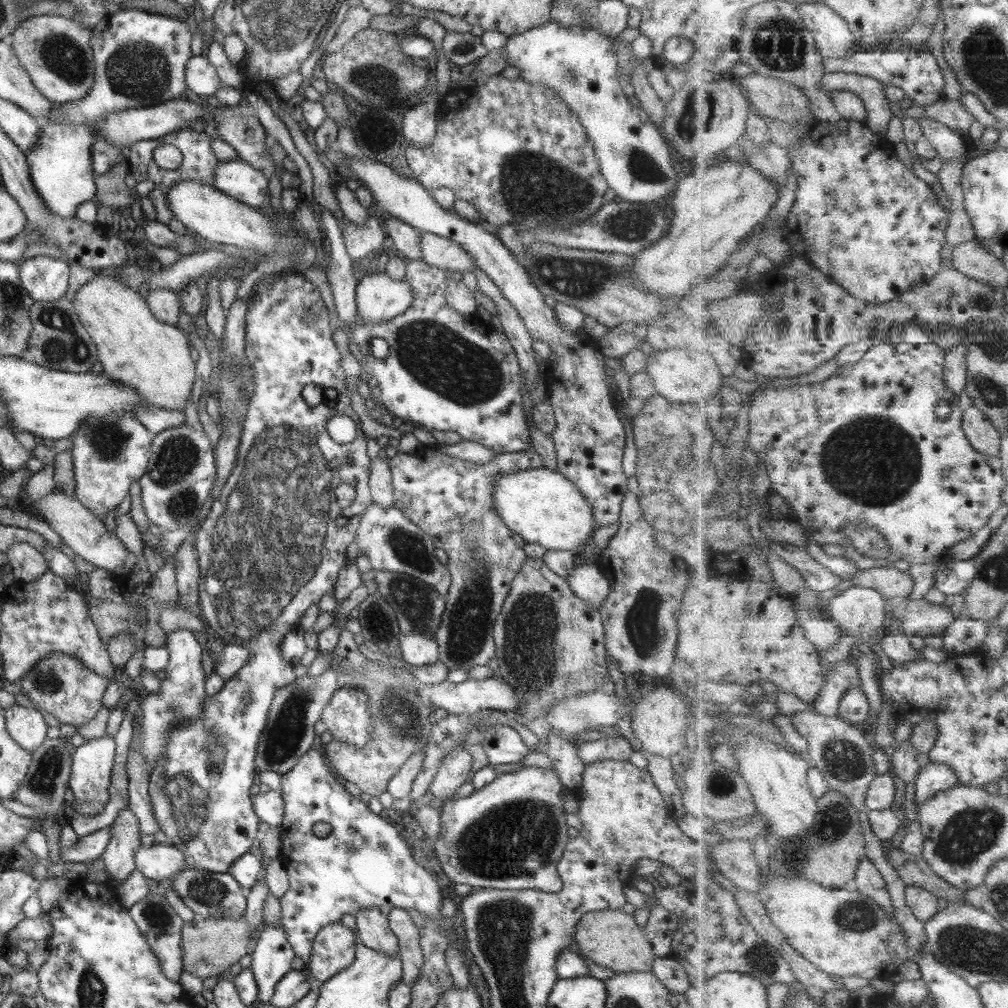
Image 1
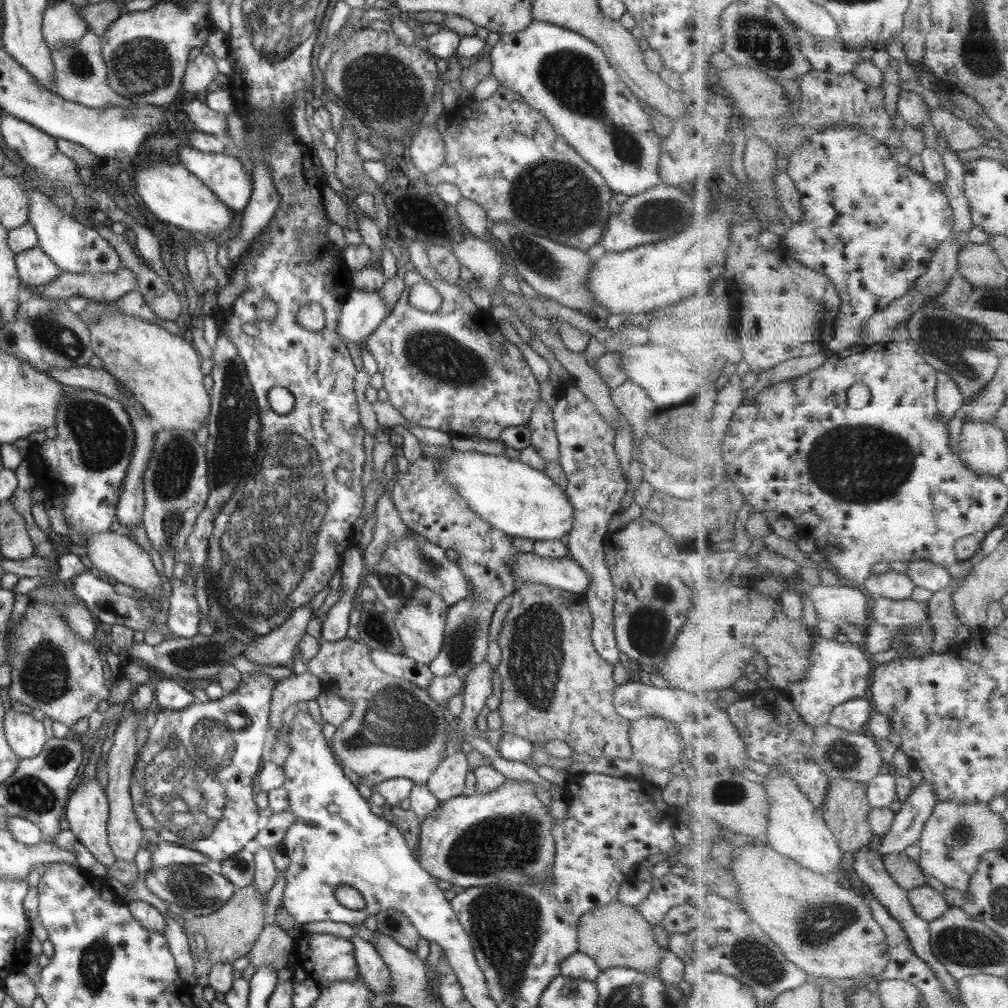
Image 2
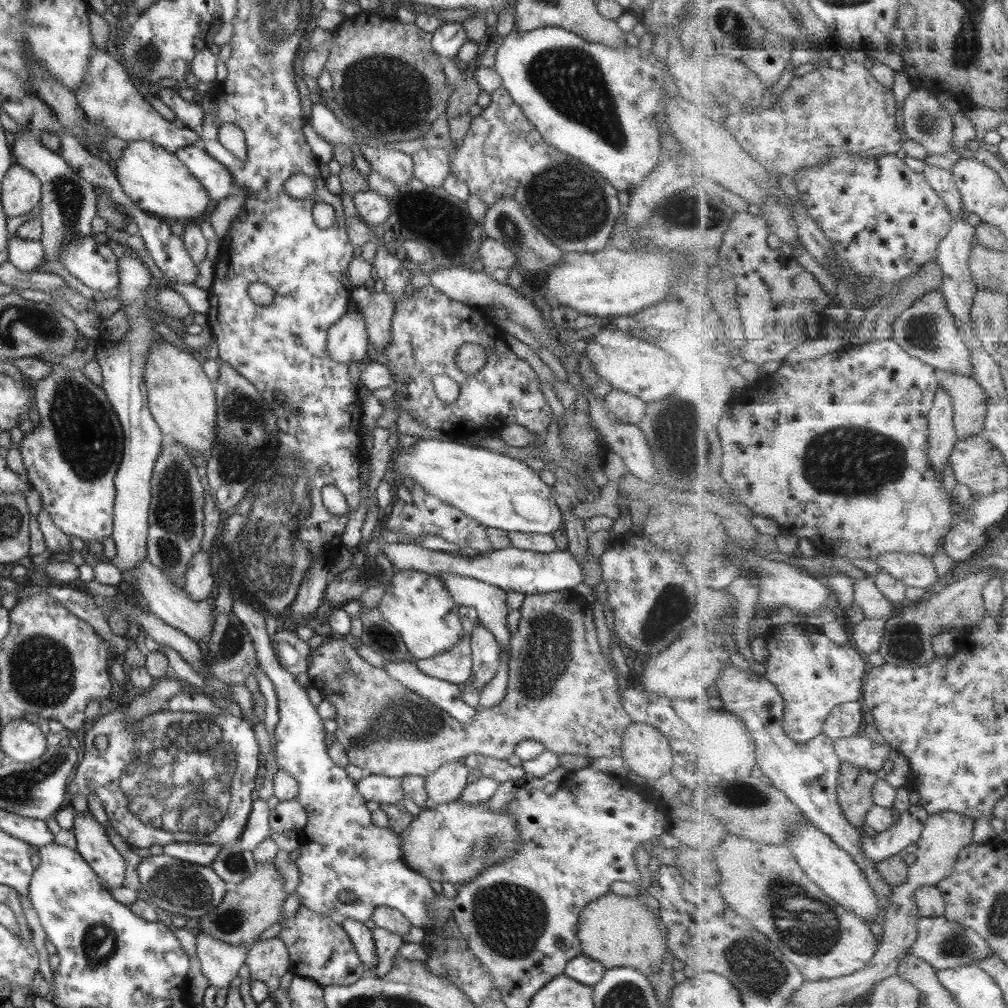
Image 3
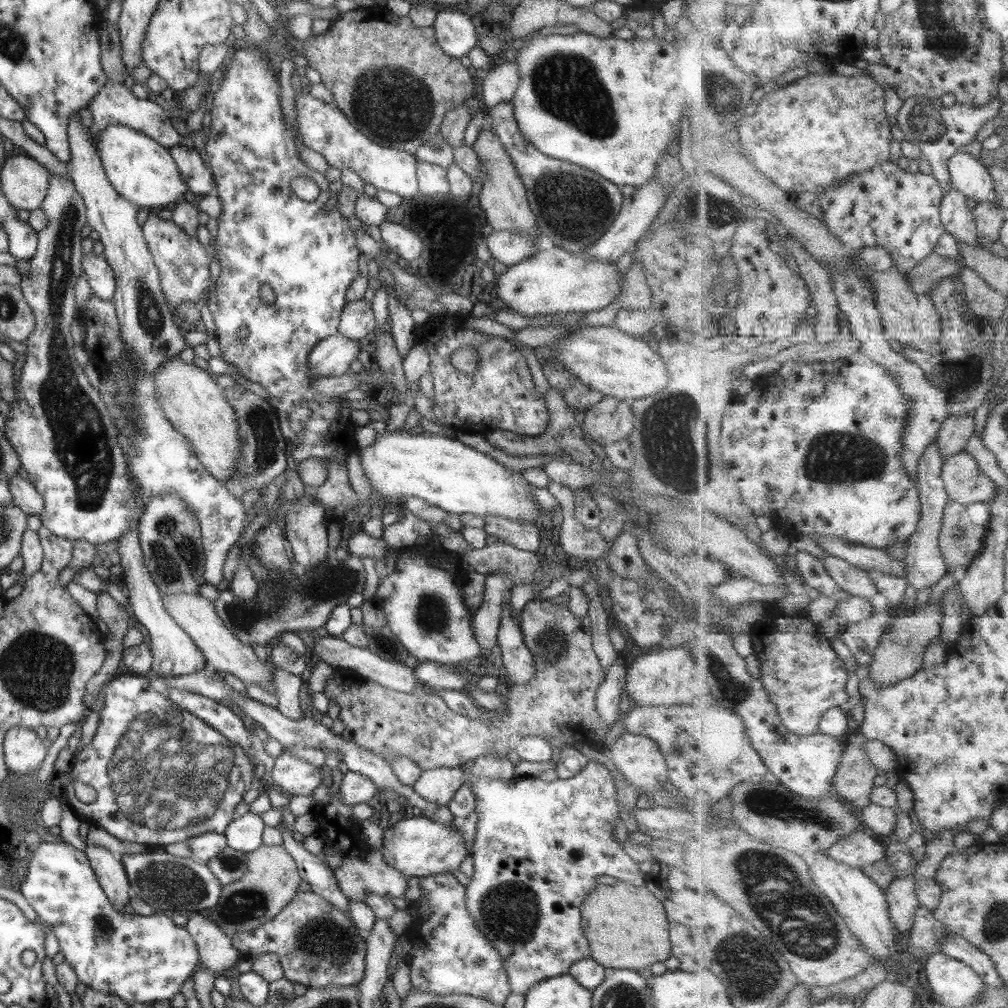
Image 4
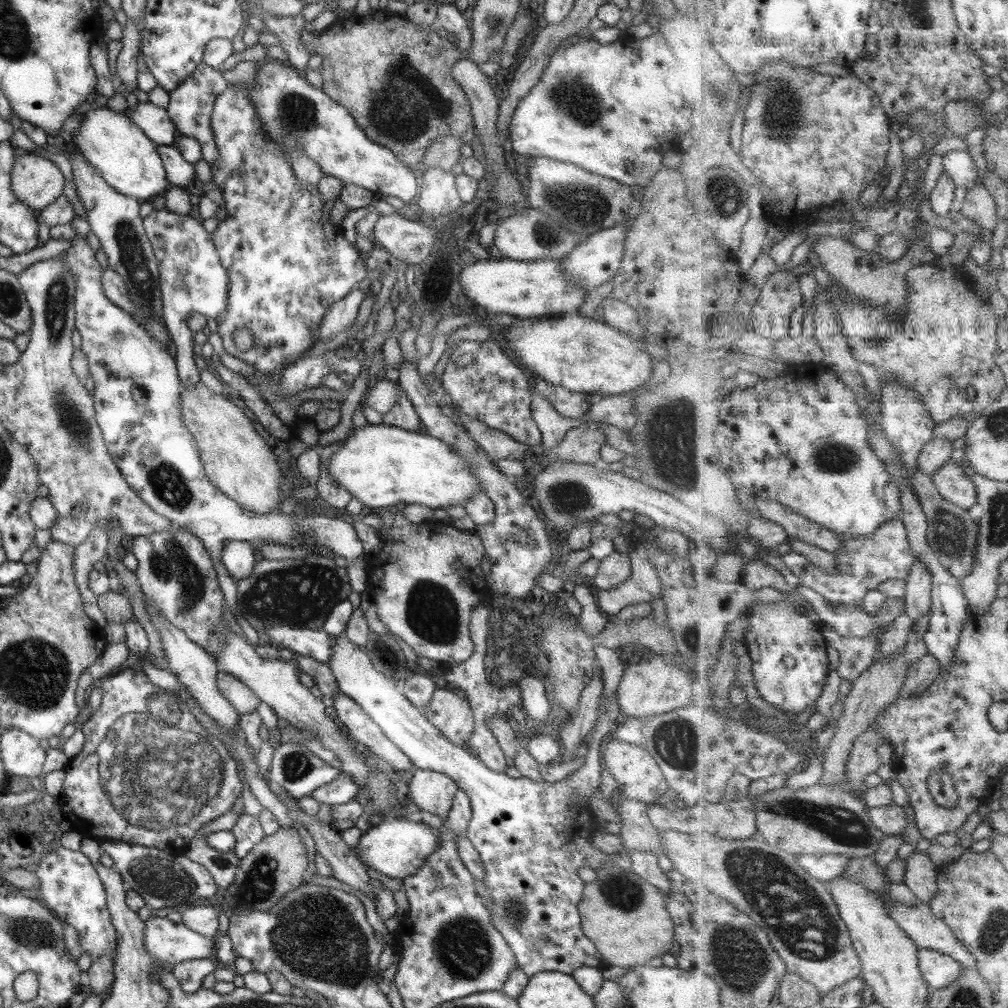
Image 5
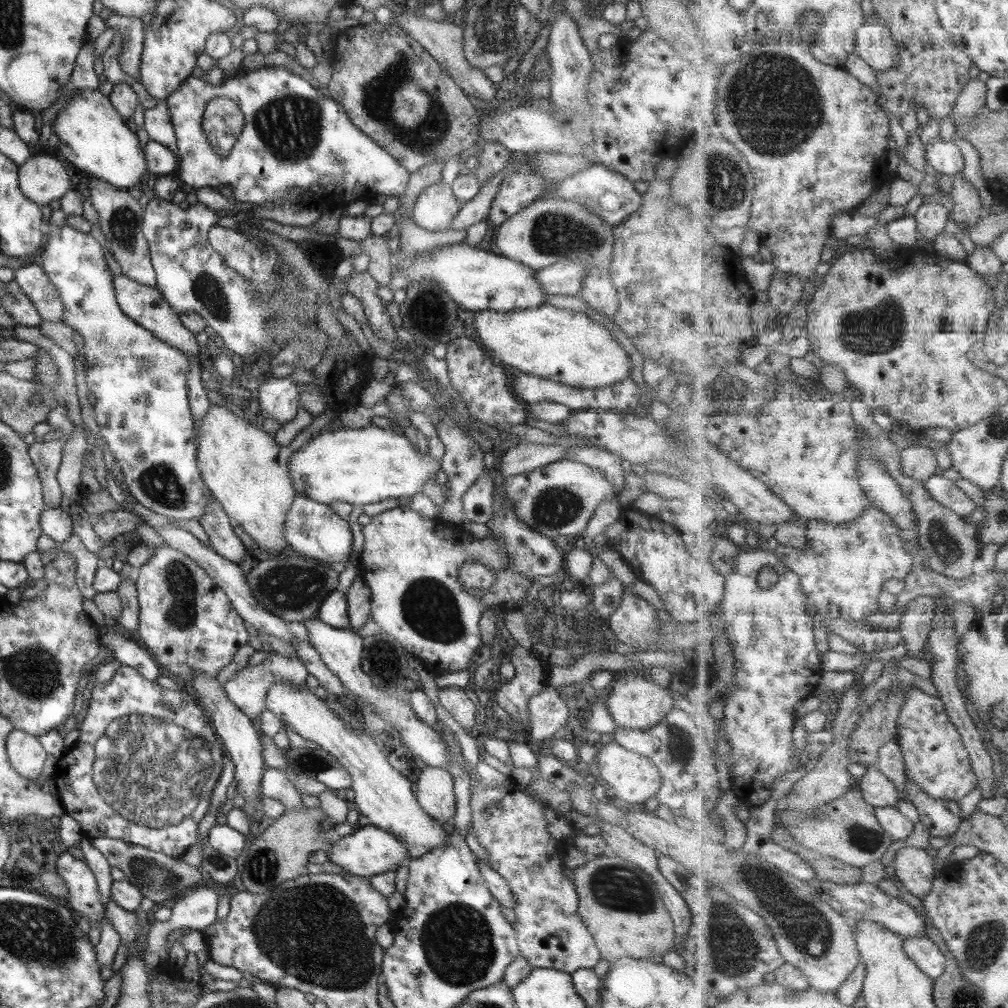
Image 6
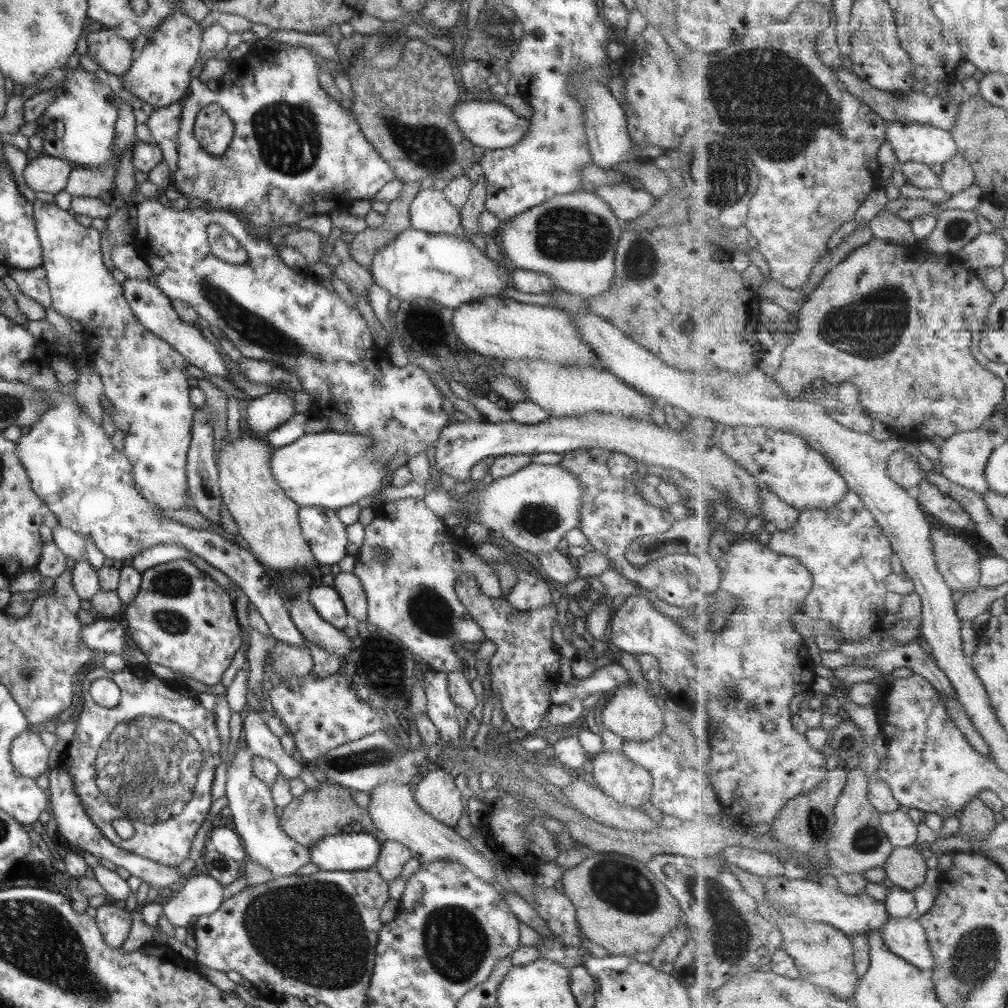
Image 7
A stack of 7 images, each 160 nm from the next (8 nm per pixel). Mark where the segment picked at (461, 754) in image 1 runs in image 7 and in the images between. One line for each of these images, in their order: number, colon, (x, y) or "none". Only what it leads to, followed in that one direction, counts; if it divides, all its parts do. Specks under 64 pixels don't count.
2: (446, 781)
3: (445, 784)
4: (437, 785)
5: (430, 791)
6: (434, 790)
7: (436, 795)

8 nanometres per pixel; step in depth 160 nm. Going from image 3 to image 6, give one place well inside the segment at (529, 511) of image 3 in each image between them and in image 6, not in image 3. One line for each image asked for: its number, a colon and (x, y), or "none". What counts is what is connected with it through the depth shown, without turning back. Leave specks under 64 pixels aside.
4: (446, 474)
5: (378, 465)
6: (361, 466)

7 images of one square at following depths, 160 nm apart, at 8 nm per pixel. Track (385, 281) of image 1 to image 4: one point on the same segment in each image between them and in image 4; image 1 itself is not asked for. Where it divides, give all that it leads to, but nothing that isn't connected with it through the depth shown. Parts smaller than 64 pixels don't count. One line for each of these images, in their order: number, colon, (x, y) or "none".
2: (362, 310)
3: (346, 341)
4: (331, 356)

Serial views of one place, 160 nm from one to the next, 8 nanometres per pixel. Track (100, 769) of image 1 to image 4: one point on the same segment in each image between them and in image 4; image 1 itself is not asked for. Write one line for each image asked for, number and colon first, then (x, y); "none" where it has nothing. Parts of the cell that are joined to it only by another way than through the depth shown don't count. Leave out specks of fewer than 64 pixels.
2: (86, 810)
3: (92, 843)
4: (109, 872)

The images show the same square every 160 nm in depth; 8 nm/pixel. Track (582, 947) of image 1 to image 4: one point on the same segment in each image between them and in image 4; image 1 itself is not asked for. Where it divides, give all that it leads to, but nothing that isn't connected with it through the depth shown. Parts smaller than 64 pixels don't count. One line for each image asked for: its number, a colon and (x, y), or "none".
2: (614, 935)
3: (618, 931)
4: (625, 926)

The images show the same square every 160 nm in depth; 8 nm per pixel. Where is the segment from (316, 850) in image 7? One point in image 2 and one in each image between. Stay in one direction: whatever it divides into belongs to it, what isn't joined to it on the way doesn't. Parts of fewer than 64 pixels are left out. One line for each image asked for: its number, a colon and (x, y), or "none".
2: (478, 840)
3: (451, 842)
4: (417, 846)
5: (395, 847)
6: (366, 851)

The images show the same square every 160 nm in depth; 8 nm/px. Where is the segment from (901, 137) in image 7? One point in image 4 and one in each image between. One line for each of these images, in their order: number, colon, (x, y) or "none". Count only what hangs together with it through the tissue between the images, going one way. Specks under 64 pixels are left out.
4: (970, 176)
5: (957, 163)
6: (944, 156)

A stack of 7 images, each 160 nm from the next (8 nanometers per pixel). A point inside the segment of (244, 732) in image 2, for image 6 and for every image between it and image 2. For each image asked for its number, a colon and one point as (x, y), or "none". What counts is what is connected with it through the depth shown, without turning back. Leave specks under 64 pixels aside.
3: (173, 776)
4: (161, 775)
5: (109, 792)
6: (141, 770)

